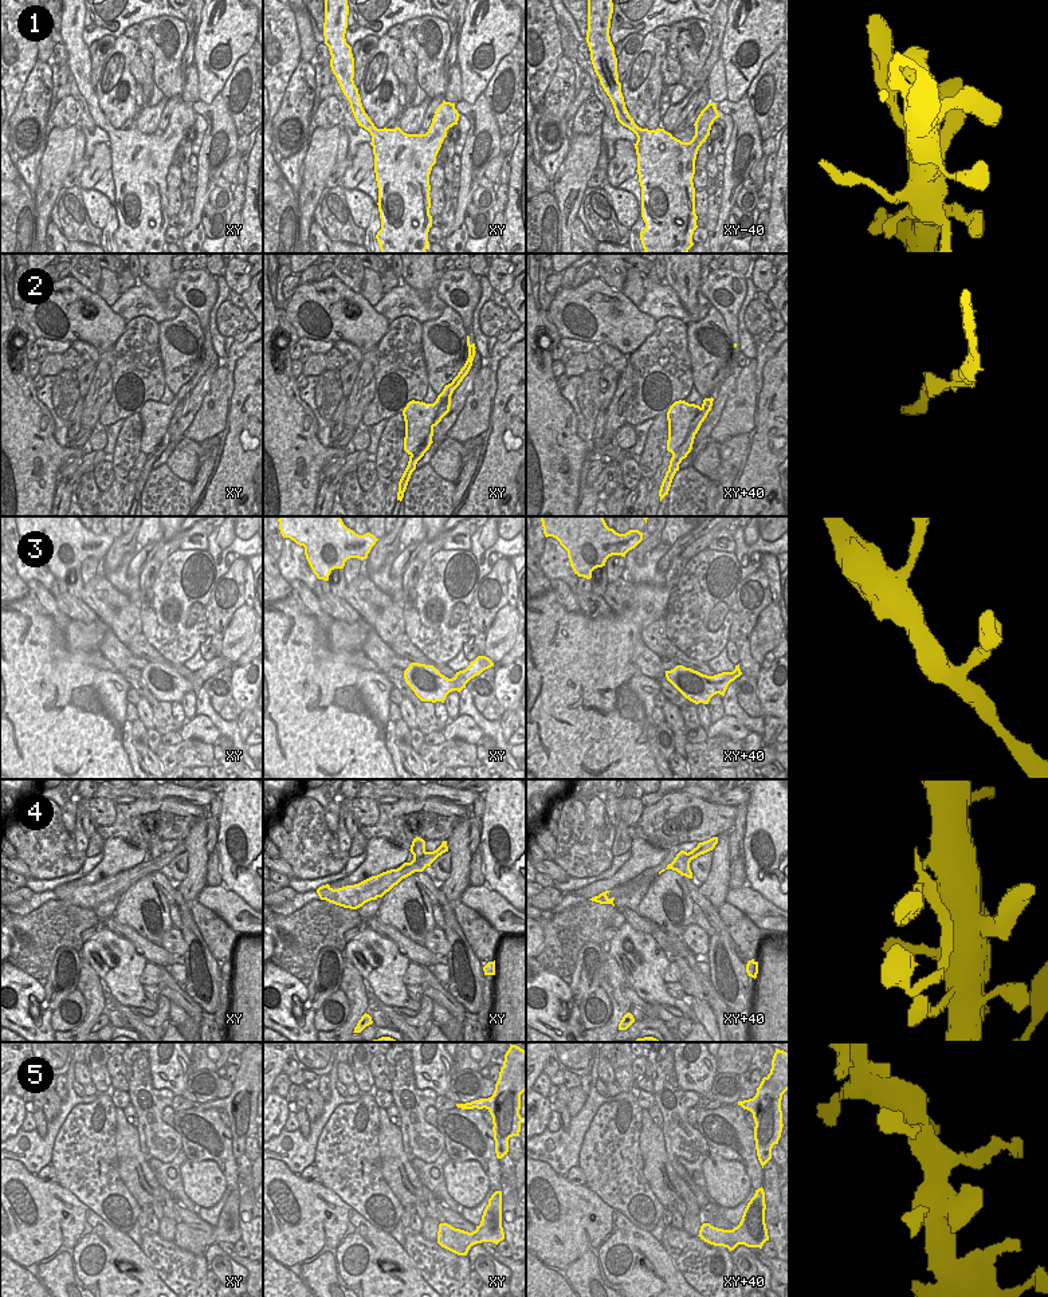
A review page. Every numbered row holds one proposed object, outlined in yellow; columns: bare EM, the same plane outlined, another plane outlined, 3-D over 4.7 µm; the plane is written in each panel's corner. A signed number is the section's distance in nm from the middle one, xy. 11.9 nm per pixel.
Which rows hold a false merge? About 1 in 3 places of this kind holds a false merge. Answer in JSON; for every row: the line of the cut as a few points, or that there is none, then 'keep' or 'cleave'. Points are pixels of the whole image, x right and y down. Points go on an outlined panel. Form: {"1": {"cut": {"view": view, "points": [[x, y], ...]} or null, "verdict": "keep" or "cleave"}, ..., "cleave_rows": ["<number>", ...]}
{"1": {"cut": null, "verdict": "keep"}, "2": {"cut": null, "verdict": "keep"}, "3": {"cut": null, "verdict": "keep"}, "4": {"cut": {"view": "xy", "points": [[428, 852], [419, 860], [419, 867], [415, 871]]}, "verdict": "cleave"}, "5": {"cut": null, "verdict": "keep"}, "cleave_rows": ["4"]}

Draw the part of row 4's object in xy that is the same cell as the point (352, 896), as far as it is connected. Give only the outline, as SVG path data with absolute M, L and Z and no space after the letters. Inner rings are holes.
M447 841L433 850L425 853L419 860L419 868L415 868L411 862L404 862L397 869L382 872L377 876L372 876L358 884L346 885L338 889L333 889L329 884L317 889L321 900L326 900L335 905L357 909L370 900L377 900L397 885L403 879L411 876L416 870L424 870L443 853L448 852Z

